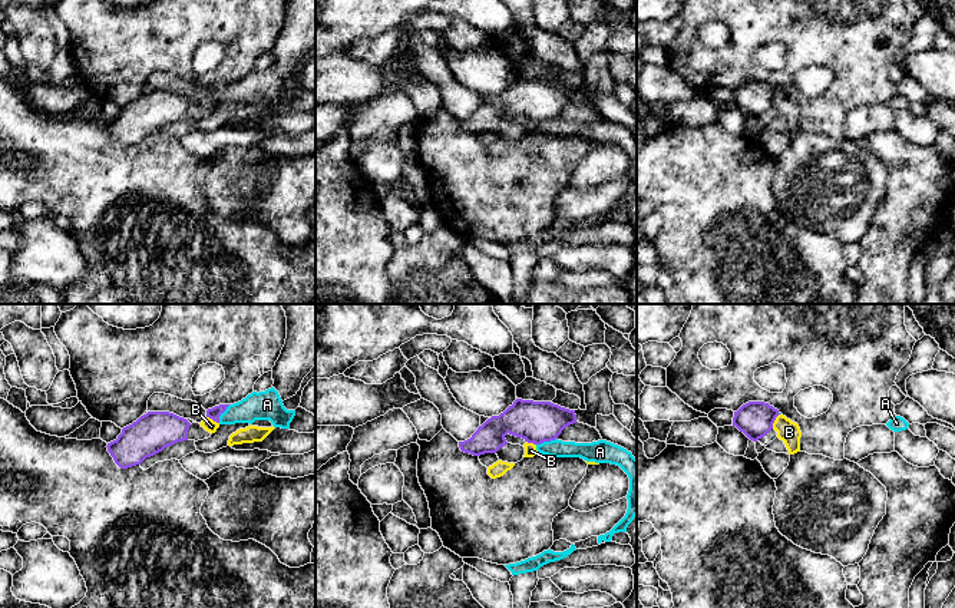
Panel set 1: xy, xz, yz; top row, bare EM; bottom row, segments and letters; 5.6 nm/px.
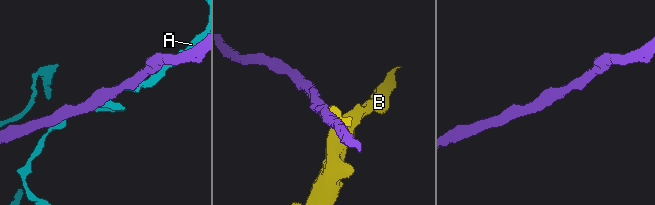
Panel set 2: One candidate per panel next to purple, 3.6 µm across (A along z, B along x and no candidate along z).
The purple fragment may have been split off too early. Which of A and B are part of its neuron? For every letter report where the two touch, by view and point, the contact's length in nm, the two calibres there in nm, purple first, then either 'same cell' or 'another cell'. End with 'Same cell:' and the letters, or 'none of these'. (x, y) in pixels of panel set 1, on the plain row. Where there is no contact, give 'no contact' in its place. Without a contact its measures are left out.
A: xz (547, 119) | 130 nm | 240/110 nm | another cell
B: yz (775, 98) | 100 nm | 200/120 nm | another cell
Same cell: none of these

